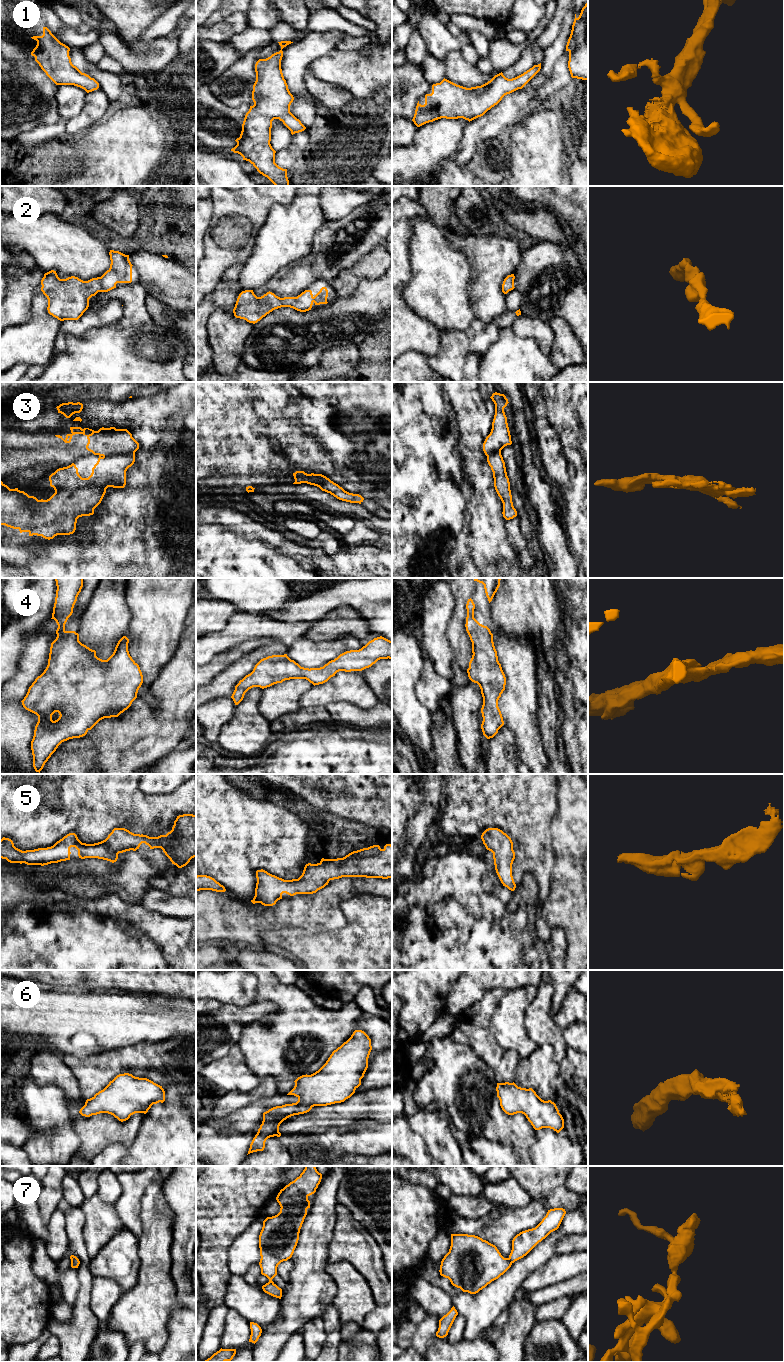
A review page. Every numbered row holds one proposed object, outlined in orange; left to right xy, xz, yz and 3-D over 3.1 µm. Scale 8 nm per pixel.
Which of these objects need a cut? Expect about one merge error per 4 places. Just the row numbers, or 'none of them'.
3

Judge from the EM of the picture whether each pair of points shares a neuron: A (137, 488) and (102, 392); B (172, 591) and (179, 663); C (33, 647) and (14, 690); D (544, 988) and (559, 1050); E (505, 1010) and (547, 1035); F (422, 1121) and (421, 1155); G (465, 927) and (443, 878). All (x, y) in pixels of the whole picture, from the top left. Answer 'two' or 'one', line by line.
A: two
B: two
C: one
D: one
E: two
F: two
G: one

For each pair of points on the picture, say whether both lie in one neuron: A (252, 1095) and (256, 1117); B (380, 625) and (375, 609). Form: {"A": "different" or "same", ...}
{"A": "different", "B": "same"}

